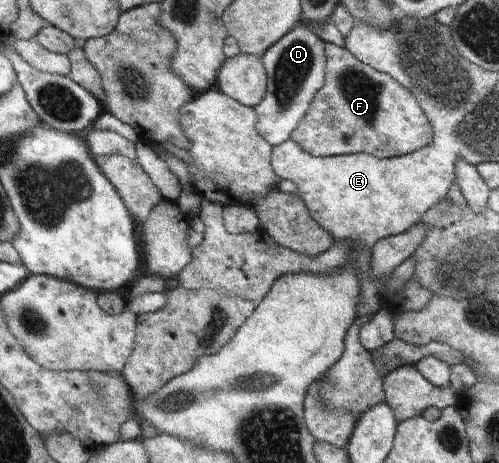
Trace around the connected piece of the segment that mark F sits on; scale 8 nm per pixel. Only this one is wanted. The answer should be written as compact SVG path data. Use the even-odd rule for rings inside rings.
M327 43L324 85L314 94L312 103L298 127L290 134L304 151L325 158L340 154L370 154L377 158L405 156L418 151L432 141L432 128L420 104L403 85L388 74L376 71L356 59L346 48Z

